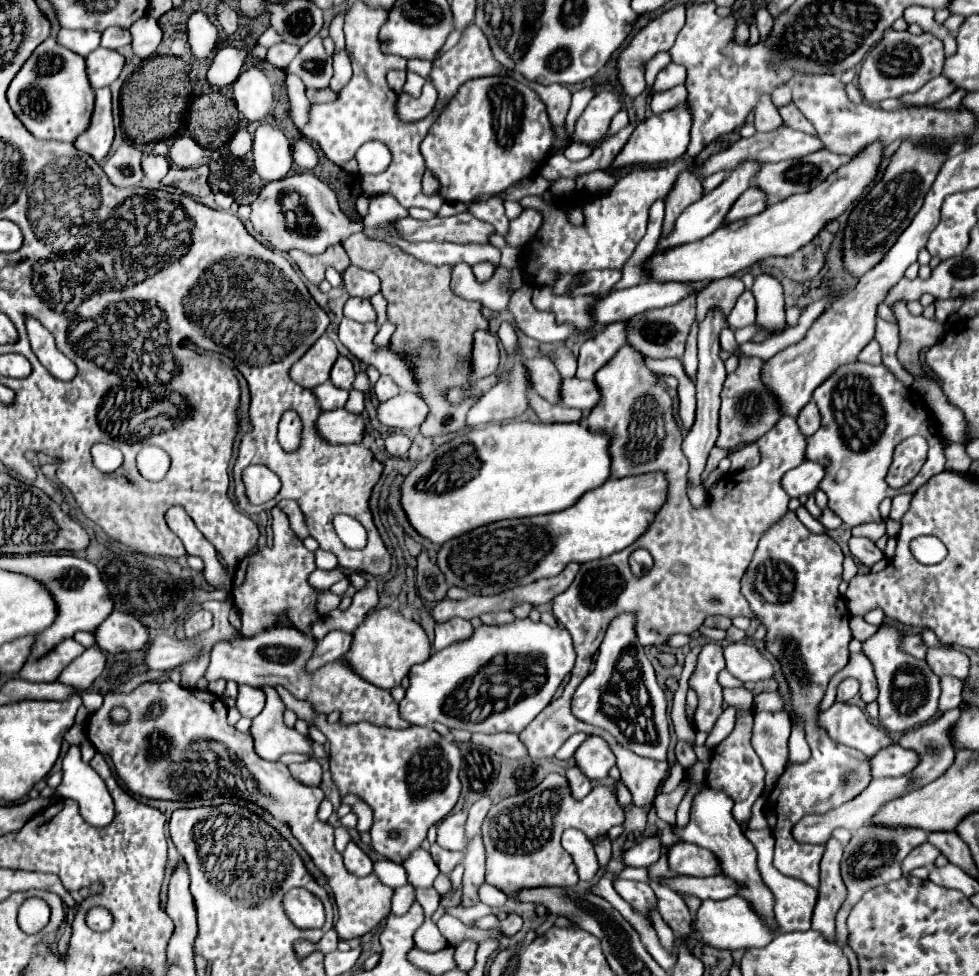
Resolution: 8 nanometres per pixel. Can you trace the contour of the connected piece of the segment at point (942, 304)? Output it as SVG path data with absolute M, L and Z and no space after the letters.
M952 298L952 300L936 300L936 314L934 314L934 320L936 322L946 322L948 314L952 312L958 312L960 306L962 306L962 298Z

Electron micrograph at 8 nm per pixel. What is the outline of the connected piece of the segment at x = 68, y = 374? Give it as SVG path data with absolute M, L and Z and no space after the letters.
M26 317L25 324L32 351L42 366L60 380L74 378L74 362L56 348L54 336L36 318Z

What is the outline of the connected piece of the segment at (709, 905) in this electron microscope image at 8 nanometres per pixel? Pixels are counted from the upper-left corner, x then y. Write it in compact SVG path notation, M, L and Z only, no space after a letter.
M732 896L726 900L704 900L694 914L694 926L698 938L716 950L742 950L742 948L760 948L766 946L774 936L772 932L760 922L760 918L752 912L746 900Z

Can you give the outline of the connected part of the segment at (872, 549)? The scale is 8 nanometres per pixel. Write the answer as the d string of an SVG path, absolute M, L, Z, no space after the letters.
M850 538L850 552L856 560L860 560L868 568L884 558L884 554L868 538Z

